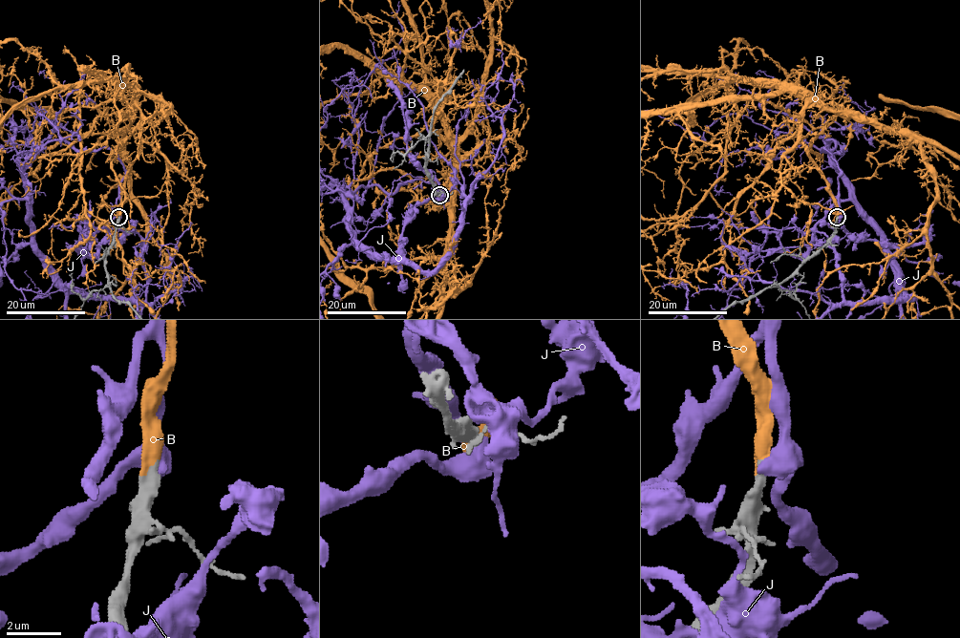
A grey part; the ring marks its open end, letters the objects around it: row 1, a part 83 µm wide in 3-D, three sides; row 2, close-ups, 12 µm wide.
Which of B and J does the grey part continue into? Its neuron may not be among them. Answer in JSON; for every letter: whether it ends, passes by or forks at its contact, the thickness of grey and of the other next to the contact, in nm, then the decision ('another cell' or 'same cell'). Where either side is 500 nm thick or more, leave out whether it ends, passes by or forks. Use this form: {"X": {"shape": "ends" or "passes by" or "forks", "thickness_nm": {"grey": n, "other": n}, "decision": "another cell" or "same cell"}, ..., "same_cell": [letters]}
{"B": {"thickness_nm": {"grey": 440, "other": 550}, "decision": "same cell"}, "J": {"thickness_nm": {"grey": 440, "other": 700}, "decision": "another cell"}, "same_cell": ["B"]}

